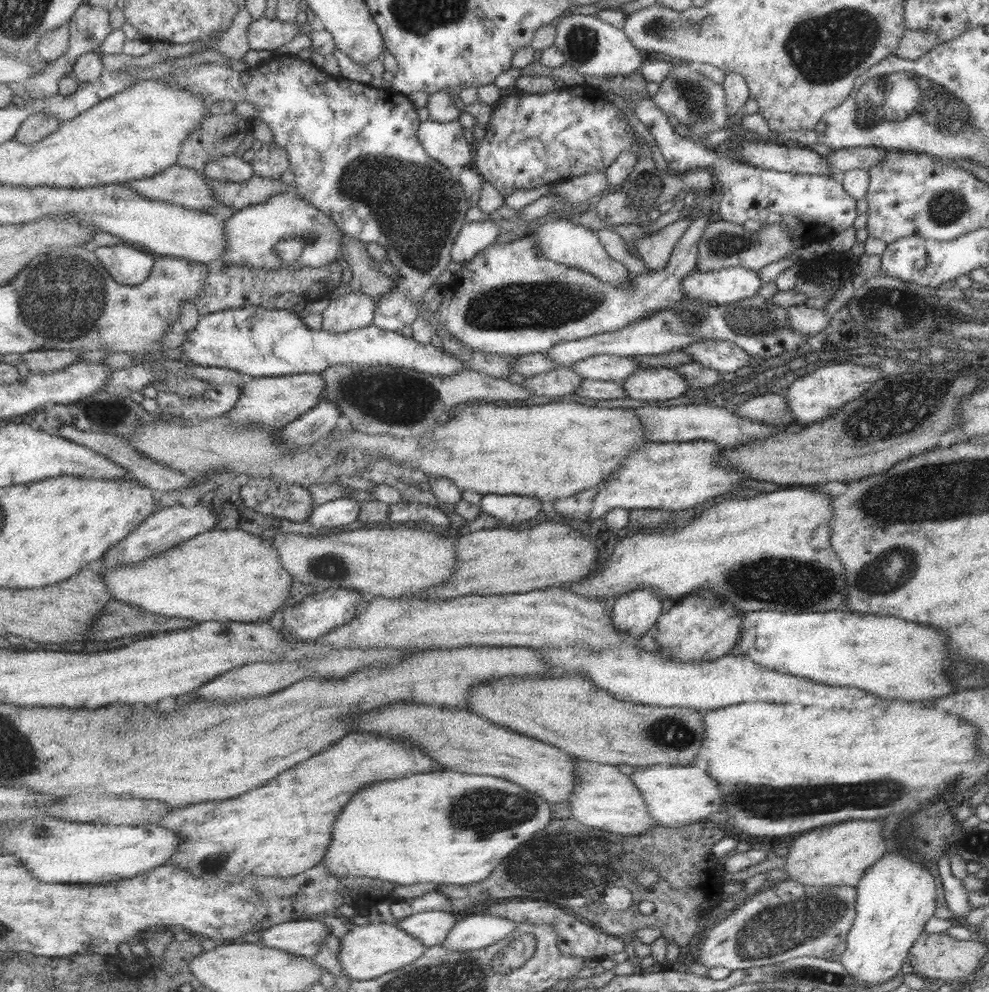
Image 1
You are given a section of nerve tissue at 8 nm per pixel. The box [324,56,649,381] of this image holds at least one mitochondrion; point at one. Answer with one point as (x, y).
(415, 210)

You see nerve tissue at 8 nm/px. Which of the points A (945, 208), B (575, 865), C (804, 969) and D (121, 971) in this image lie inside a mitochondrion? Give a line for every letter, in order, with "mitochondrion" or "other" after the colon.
A: mitochondrion
B: mitochondrion
C: mitochondrion
D: other

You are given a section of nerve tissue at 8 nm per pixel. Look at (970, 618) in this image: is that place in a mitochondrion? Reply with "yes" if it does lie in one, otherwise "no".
no

